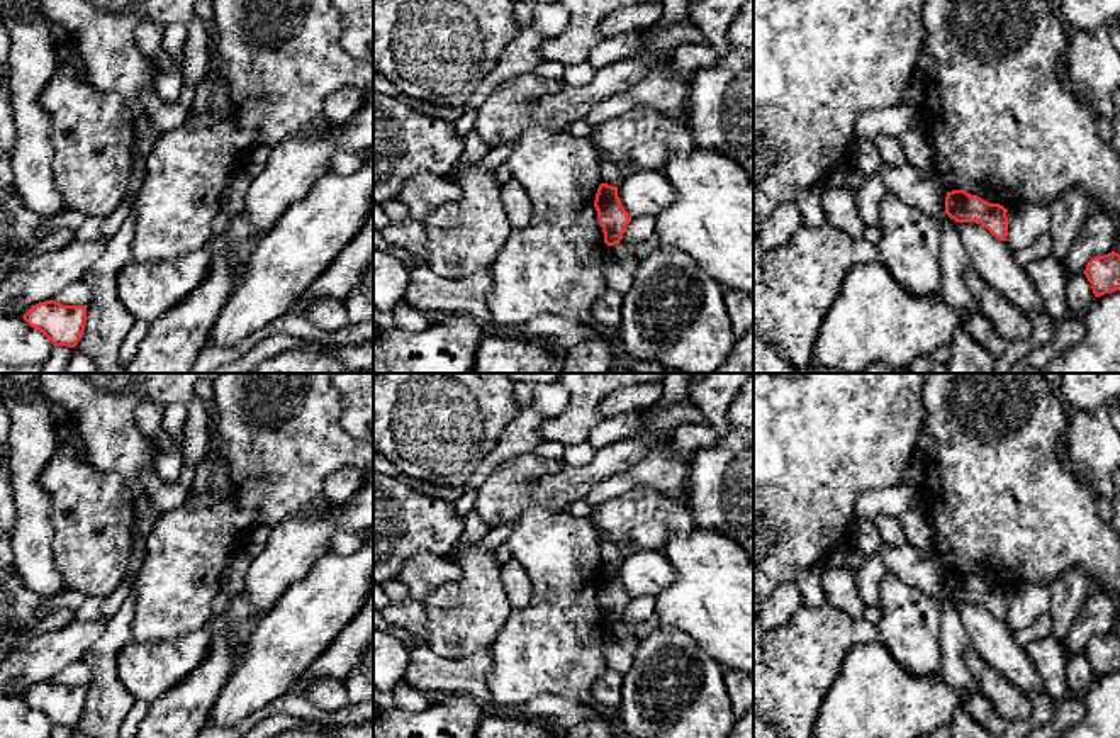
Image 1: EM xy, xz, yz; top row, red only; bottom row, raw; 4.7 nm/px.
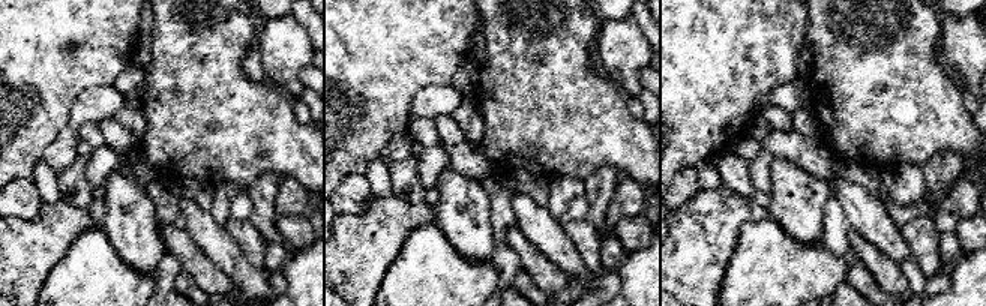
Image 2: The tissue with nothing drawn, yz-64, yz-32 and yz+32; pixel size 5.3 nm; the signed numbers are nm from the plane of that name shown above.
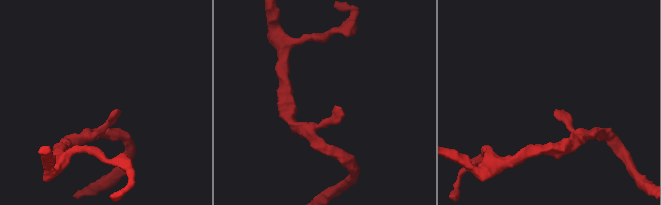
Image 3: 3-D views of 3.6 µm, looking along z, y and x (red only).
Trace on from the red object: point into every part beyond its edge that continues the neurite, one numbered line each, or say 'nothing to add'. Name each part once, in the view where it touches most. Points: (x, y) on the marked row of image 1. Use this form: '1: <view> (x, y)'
nothing to add

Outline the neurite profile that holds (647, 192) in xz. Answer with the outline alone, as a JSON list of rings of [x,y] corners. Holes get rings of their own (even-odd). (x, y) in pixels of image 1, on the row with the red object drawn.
[[[641,170],[624,176],[618,197],[635,219],[657,215],[675,198],[675,190],[662,170]]]

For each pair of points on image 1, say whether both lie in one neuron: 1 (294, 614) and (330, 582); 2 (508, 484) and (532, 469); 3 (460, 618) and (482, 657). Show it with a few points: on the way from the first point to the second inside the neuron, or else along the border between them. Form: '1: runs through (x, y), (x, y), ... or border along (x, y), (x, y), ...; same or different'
1: runs through (302, 609), (321, 591); same
2: runs through (513, 480), (526, 469); same
3: border along (489, 647), (481, 647), (460, 659), (440, 657); different

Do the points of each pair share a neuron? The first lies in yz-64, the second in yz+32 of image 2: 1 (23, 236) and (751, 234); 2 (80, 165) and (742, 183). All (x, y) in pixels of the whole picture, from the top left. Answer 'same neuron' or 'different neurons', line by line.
1: different neurons
2: same neuron

